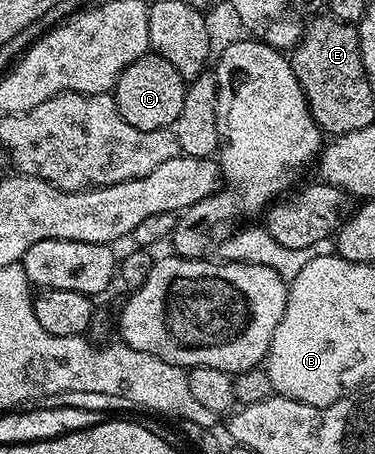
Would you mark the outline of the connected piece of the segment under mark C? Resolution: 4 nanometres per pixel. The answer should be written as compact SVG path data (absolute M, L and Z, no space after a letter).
M147 54L136 58L118 76L114 83L112 95L120 110L120 118L124 122L136 126L136 130L160 130L169 128L180 118L180 110L184 110L187 81L164 58Z

